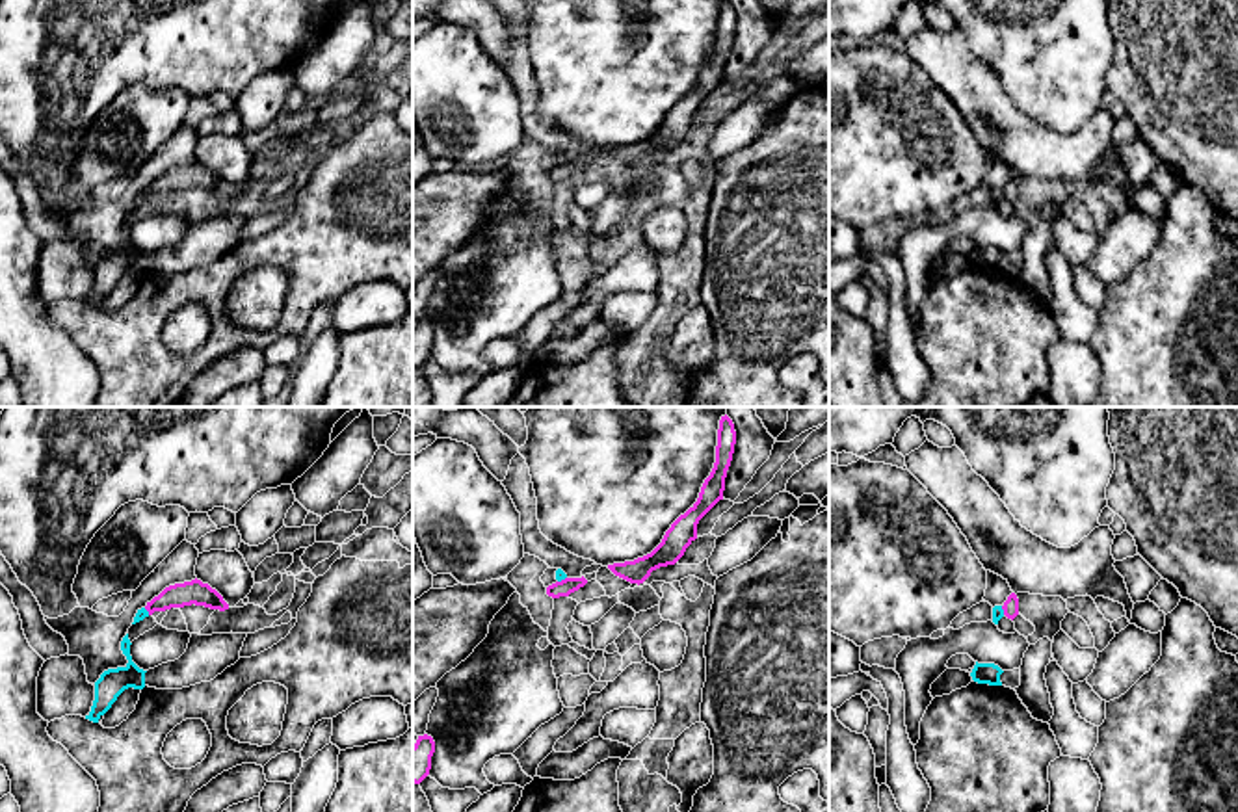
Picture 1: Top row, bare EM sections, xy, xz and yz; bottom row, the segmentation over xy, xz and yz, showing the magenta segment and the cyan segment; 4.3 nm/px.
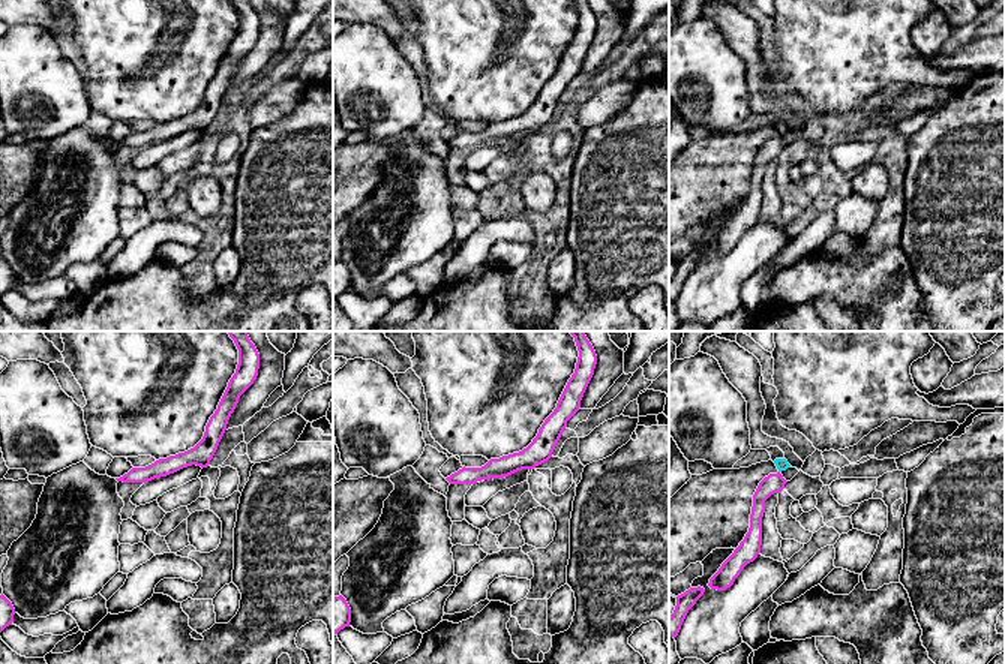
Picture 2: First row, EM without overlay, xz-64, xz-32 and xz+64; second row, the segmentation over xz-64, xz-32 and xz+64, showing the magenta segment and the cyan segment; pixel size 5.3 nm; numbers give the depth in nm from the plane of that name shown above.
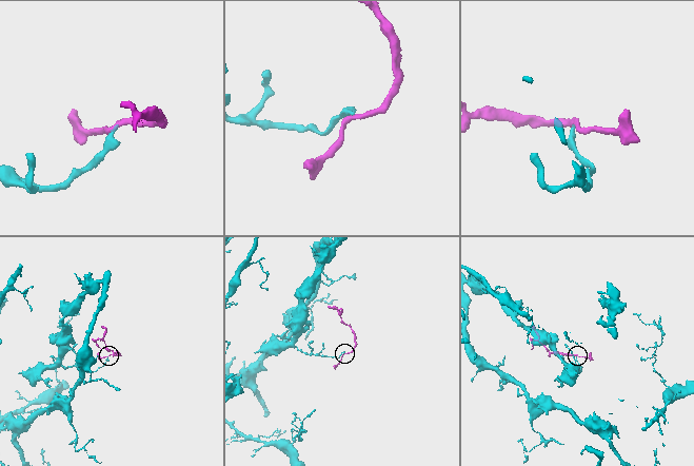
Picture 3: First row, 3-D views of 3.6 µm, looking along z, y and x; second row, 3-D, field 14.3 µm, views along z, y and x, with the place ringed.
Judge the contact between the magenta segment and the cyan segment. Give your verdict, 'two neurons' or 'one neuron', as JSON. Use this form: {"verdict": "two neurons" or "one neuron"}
{"verdict": "two neurons"}

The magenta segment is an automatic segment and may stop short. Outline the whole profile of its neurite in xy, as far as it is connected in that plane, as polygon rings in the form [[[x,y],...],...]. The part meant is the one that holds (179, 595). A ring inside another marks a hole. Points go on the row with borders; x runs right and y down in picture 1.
[[[197,578],[165,587],[158,596],[147,602],[145,609],[149,611],[149,615],[152,615],[154,611],[184,608],[191,604],[219,611],[229,609],[229,604],[223,600],[223,596]]]

